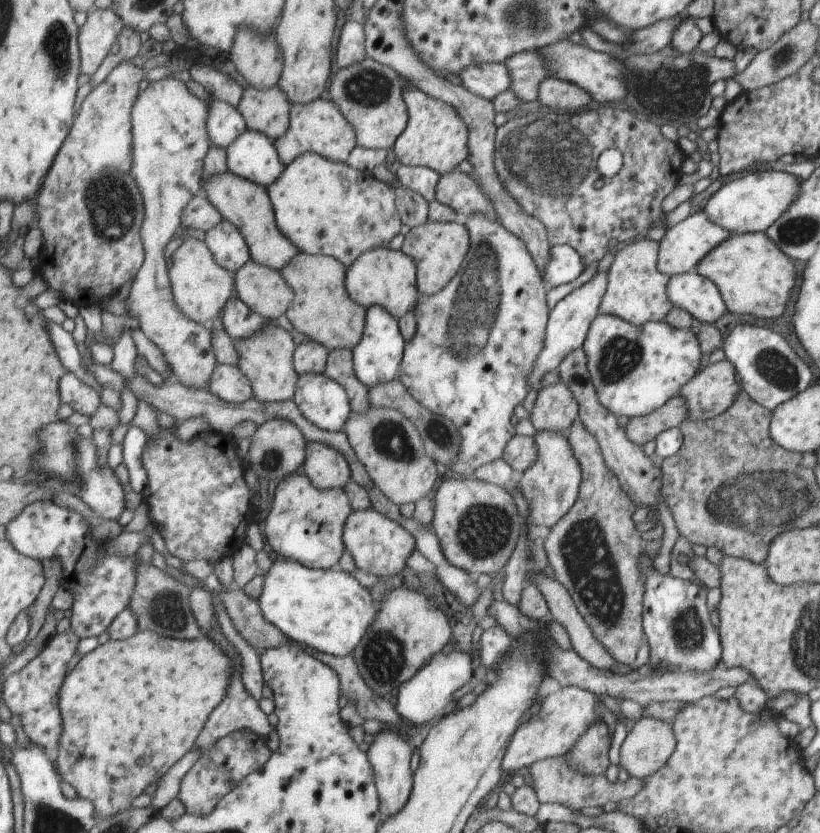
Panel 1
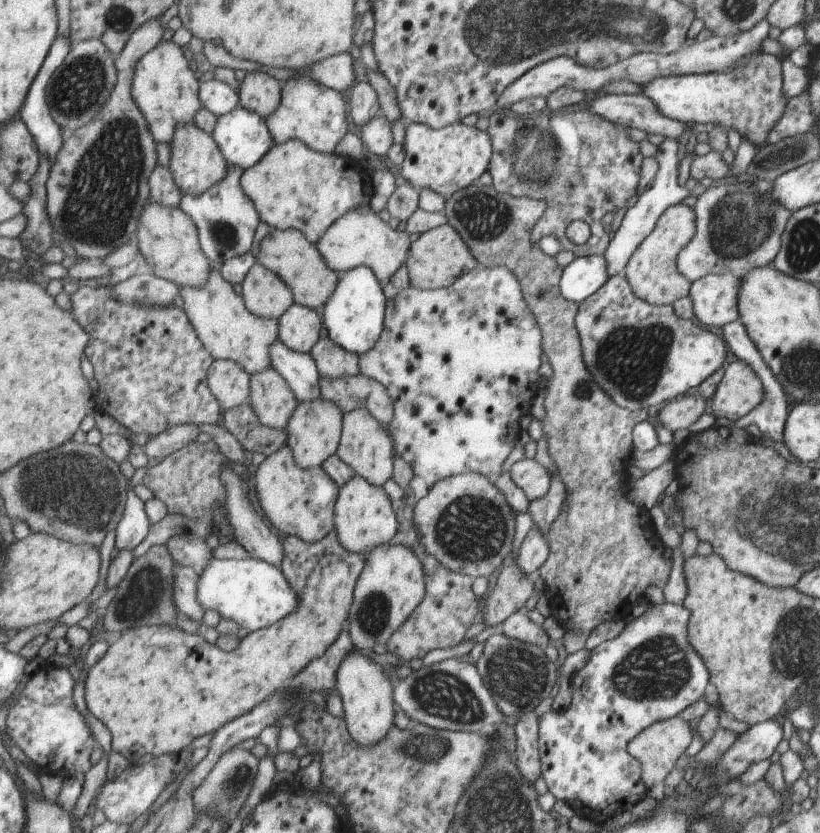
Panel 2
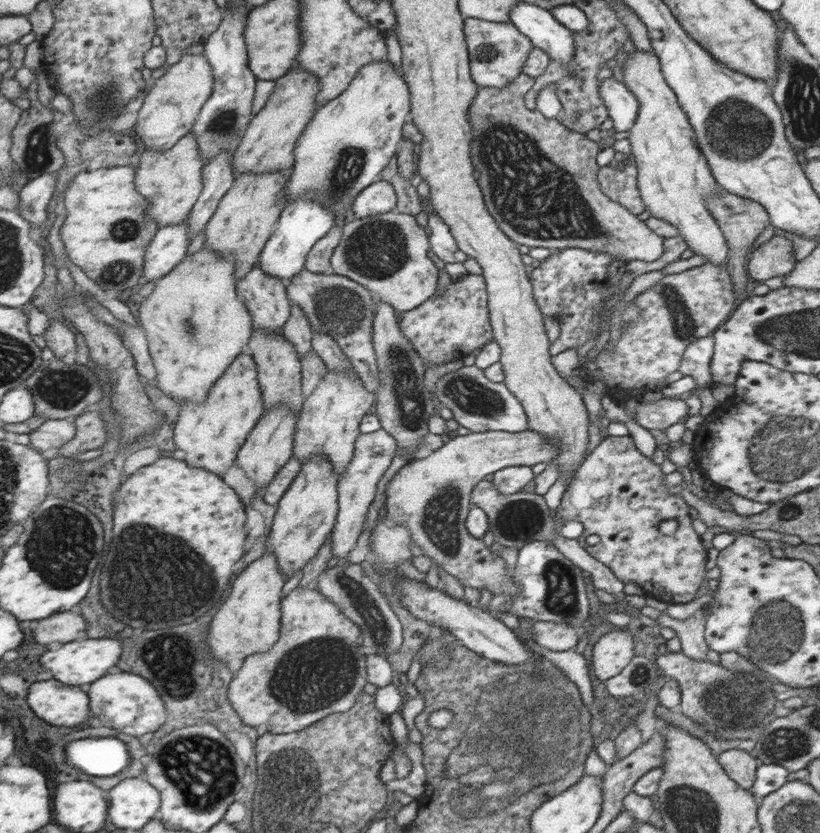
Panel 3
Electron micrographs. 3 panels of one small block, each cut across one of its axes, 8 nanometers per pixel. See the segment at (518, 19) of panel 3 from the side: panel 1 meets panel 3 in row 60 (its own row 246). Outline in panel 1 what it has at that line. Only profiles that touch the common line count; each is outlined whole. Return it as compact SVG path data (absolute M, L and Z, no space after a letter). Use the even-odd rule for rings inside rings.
M562 244L550 248L548 264L544 272L540 271L540 276L546 290L551 290L576 280L584 270L578 252L572 246Z

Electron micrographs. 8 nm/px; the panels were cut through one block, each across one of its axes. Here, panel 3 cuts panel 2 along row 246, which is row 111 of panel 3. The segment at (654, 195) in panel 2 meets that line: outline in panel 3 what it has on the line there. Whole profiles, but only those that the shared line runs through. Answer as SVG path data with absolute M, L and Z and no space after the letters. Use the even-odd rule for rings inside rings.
M615 78L602 80L601 99L609 108L608 125L615 132L629 131L635 126L640 103L622 82Z

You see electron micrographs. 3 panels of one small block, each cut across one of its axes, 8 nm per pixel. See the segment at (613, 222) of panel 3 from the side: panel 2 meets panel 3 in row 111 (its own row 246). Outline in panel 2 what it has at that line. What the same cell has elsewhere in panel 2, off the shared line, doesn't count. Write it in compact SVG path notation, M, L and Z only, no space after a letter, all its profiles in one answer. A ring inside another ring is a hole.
M474 182L470 187L446 198L444 214L450 226L456 228L468 244L478 264L484 267L503 265L511 270L521 285L529 310L542 330L545 354L554 373L546 389L543 434L548 441L550 459L556 463L559 476L567 488L568 502L565 511L549 528L546 536L552 553L536 575L544 579L553 616L565 628L564 637L558 643L559 649L572 655L586 648L590 634L606 620L614 618L627 621L634 618L634 610L638 610L639 604L648 604L646 592L655 584L664 588L670 578L674 578L674 558L670 558L670 550L666 550L659 537L658 526L651 522L649 510L640 509L627 498L627 468L630 467L631 458L634 458L633 431L638 425L636 414L617 406L594 381L593 374L584 362L580 332L577 331L579 306L561 294L560 280L564 270L556 266L555 256L546 255L537 243L534 246L530 244L530 231L546 208L548 203L543 199L518 197L496 191L492 185Z

